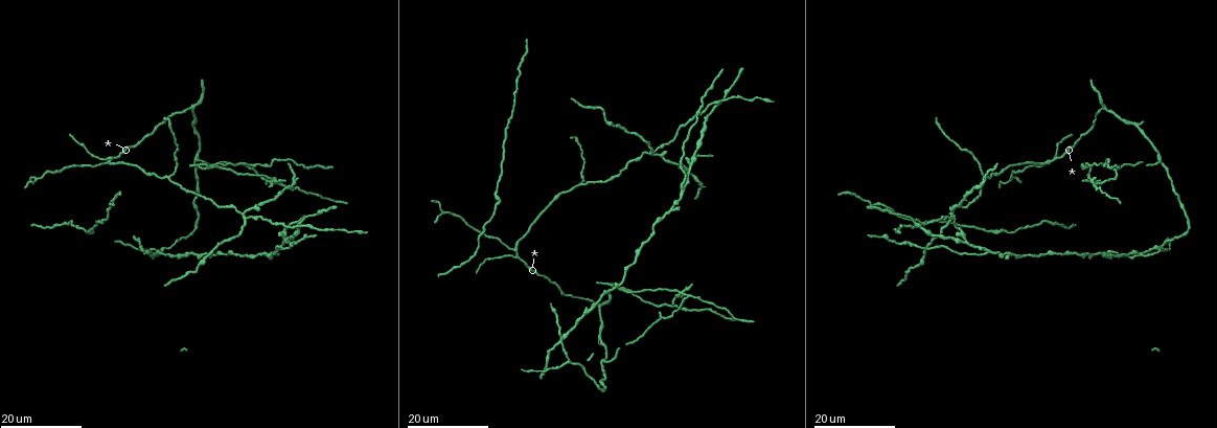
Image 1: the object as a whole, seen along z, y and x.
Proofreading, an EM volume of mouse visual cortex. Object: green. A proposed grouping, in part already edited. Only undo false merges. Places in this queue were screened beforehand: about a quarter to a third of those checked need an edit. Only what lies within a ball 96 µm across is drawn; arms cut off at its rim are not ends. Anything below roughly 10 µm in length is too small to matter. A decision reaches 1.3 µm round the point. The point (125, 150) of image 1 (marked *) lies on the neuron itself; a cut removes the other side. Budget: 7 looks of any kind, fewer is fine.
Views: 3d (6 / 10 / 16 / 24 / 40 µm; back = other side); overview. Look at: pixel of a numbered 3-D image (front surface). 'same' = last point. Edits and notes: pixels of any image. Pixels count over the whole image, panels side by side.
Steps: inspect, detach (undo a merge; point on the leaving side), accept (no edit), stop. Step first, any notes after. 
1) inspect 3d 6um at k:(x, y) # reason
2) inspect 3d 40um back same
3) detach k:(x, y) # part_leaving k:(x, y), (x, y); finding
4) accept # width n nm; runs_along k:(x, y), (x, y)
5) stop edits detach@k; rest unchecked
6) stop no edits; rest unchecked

inspect 3d 24um at 1:(514, 248) # three arms meet

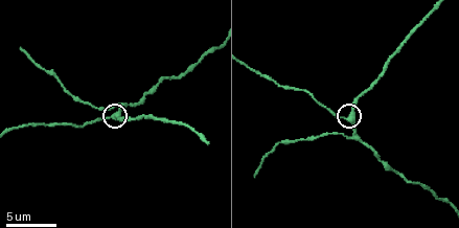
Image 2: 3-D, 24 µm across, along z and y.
inspect 3d 6um at 2:(116, 113)

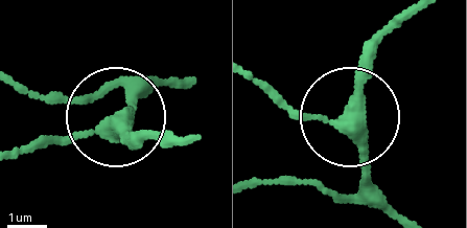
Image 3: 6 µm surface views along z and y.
accept # runs_along 3:(397, 214), (347, 117), (287, 111), (261, 88); one neuron here

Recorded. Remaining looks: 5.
inspect 3d 16um at 1:(576, 185) # a fork

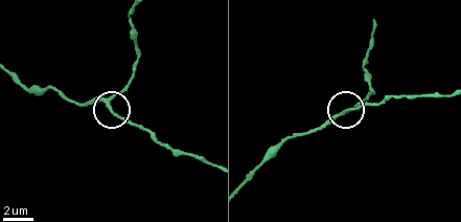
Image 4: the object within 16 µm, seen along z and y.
inspect 3d 10um at 4:(344, 114)

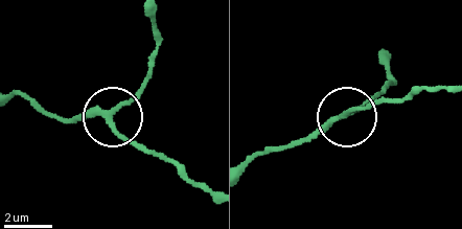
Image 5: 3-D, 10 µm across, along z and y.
accept # side_arm 24 um; runs_along 5:(252, 163), (263, 154), (318, 137), (382, 88); all the same neuron

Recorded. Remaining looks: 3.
inspect 3d 24um at 1:(557, 342) # four arms meet

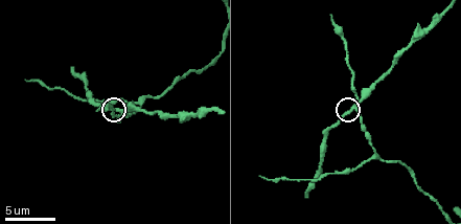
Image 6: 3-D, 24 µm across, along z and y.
inspect 3d 10um at 6:(116, 111)

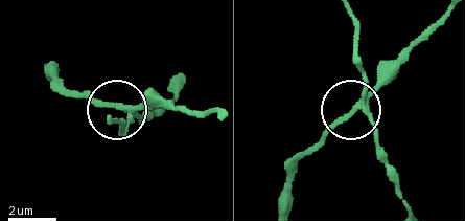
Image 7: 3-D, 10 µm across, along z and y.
inspect 3d 10um back at 7:(351, 110)

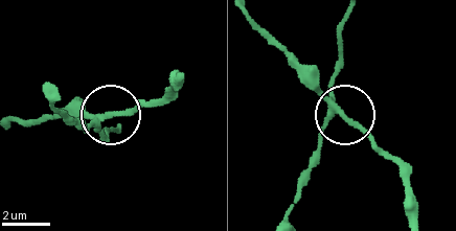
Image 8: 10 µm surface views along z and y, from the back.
detach 8:(78, 112) # a second neuron is stuck on

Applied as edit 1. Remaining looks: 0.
stop edits detach@8; rest unchecked

